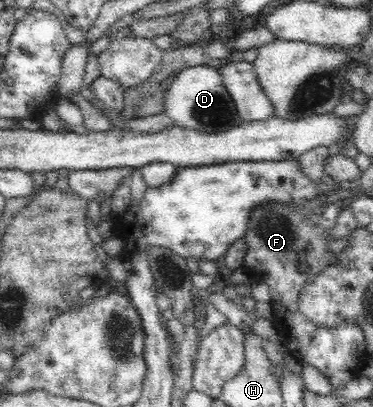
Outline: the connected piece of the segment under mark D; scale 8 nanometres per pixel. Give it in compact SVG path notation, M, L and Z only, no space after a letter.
M209 64L186 67L174 76L171 87L164 92L164 112L175 122L175 126L205 133L221 133L243 122L218 68Z

